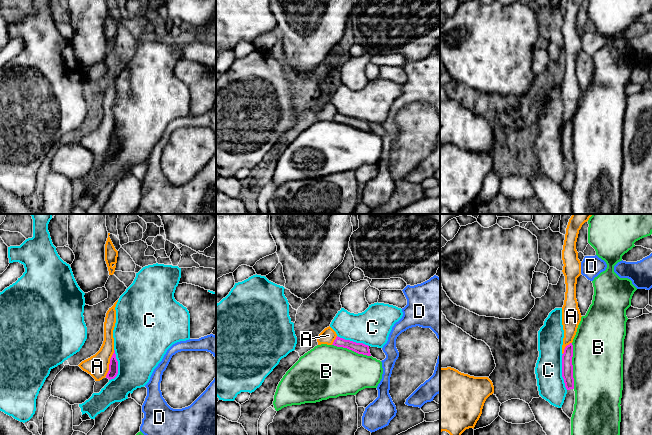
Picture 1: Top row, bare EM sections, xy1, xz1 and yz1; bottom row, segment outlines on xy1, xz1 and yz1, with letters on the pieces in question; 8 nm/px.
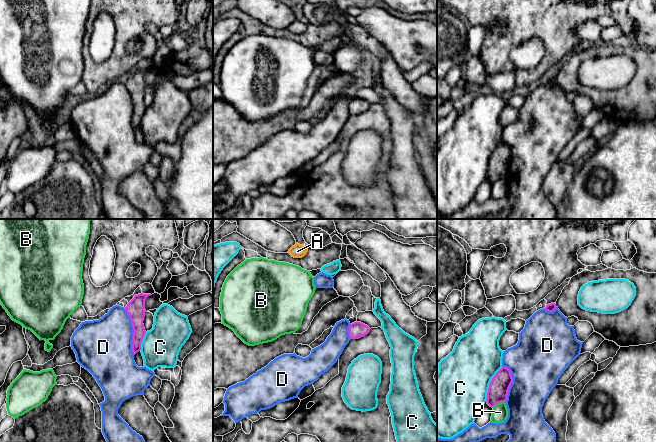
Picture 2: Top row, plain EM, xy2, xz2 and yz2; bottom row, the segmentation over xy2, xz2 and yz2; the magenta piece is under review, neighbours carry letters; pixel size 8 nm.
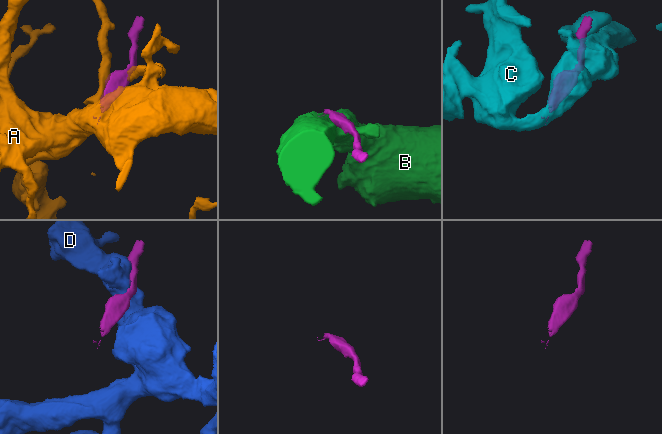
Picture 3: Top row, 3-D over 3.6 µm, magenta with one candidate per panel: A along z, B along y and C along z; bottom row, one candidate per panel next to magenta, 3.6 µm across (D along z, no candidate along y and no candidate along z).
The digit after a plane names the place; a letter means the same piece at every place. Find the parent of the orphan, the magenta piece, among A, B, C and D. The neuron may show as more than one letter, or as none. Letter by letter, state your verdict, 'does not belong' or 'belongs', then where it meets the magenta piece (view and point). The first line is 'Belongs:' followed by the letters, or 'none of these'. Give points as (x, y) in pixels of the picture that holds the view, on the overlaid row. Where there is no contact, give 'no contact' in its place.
Belongs: none of these
A: does not belong | xy1 (110, 363)
B: does not belong | yz1 (572, 366)
C: does not belong | yz1 (562, 372)
D: does not belong | xy2 (134, 331)

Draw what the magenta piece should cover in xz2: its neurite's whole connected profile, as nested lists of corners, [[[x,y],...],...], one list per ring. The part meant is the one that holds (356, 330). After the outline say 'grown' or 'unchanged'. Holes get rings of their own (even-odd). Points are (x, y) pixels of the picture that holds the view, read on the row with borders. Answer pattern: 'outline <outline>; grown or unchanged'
outline [[[354,322],[350,325],[348,332],[350,339],[359,339],[367,335],[370,328],[361,322]]]; unchanged

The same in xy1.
outline [[[115,350],[114,353],[110,359],[109,364],[109,371],[105,378],[103,378],[100,381],[96,381],[94,385],[94,393],[99,393],[102,388],[111,380],[114,379],[118,374],[118,361],[116,359]]]; grown

